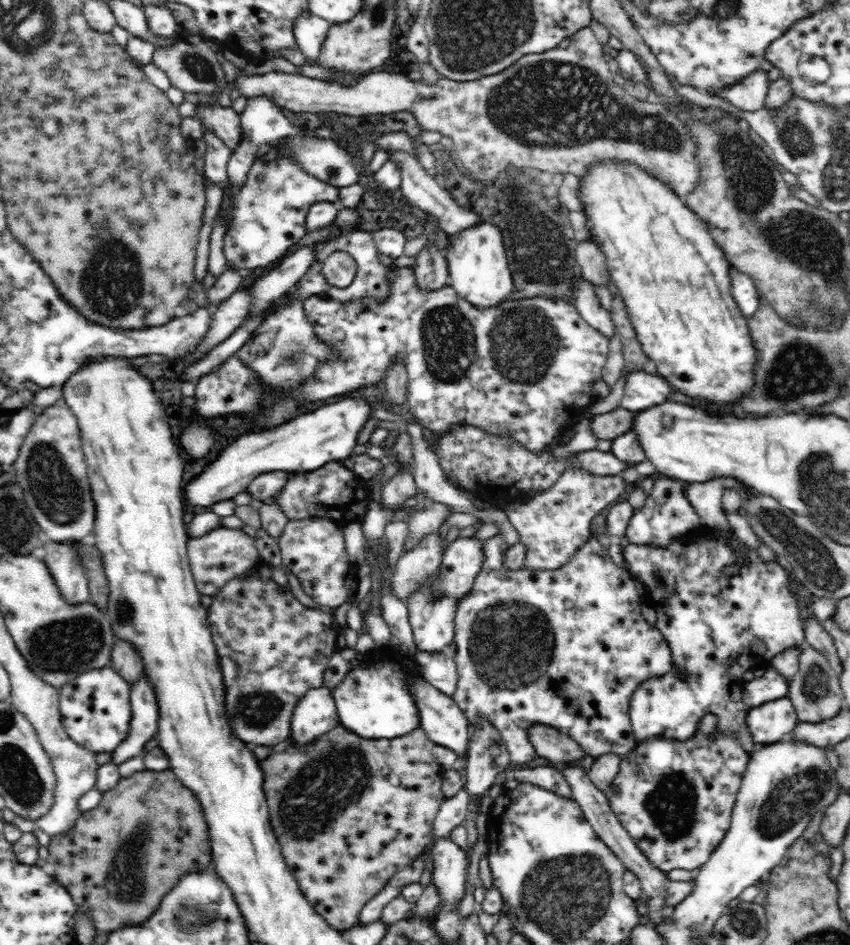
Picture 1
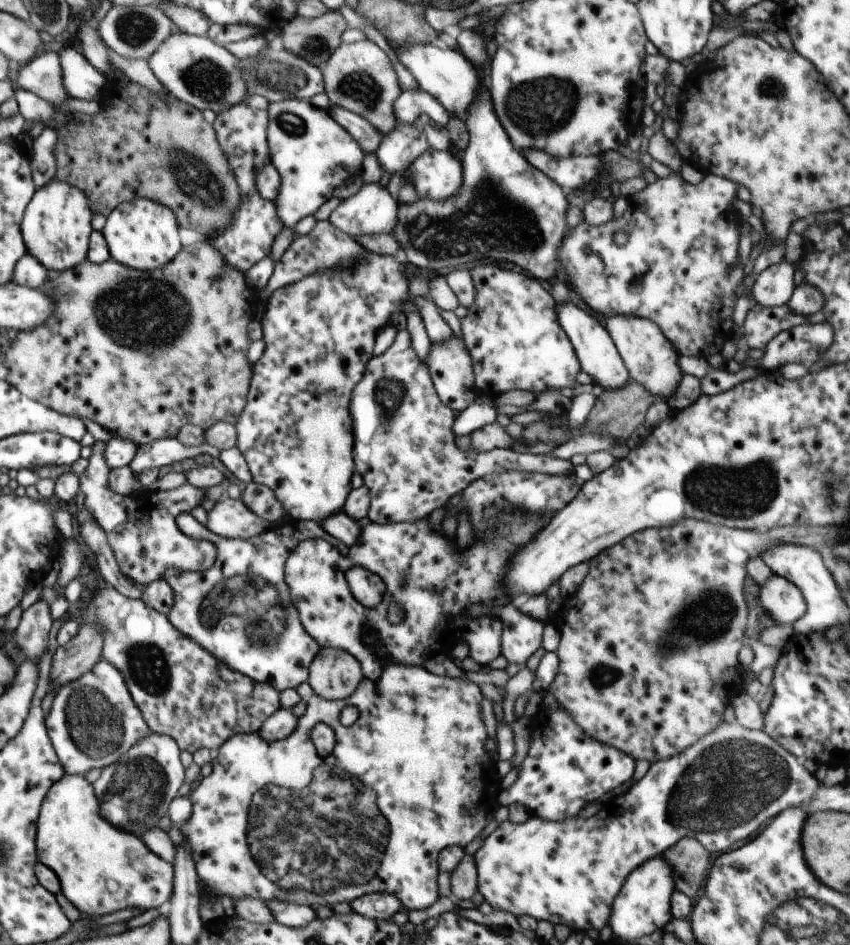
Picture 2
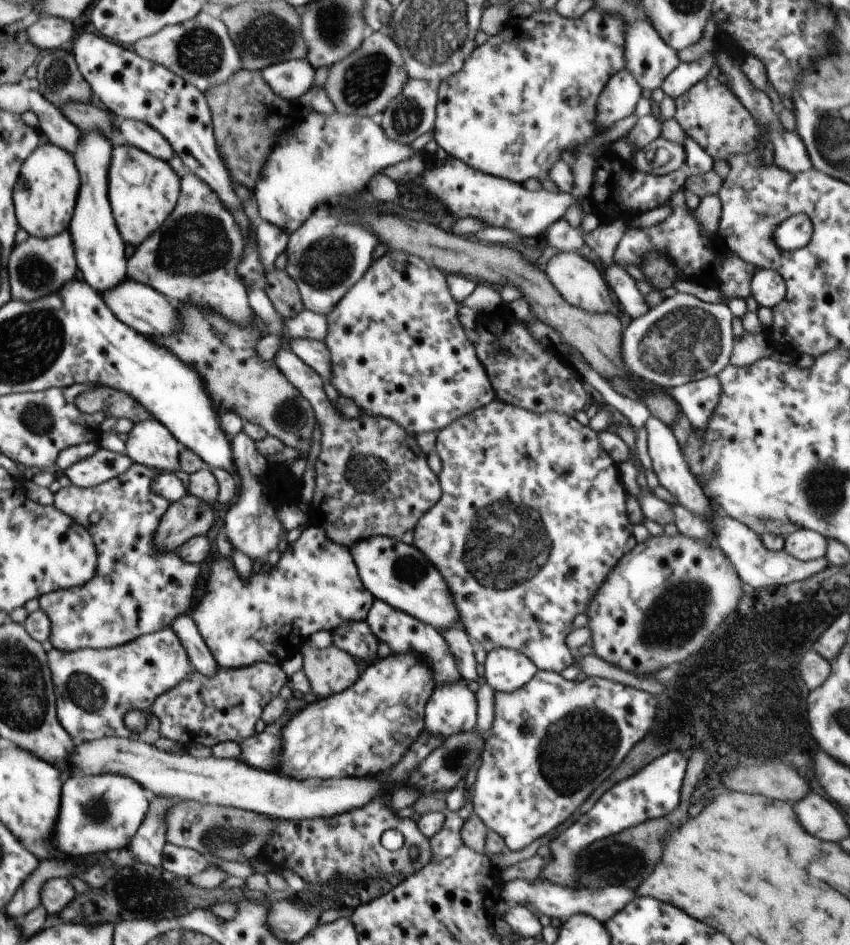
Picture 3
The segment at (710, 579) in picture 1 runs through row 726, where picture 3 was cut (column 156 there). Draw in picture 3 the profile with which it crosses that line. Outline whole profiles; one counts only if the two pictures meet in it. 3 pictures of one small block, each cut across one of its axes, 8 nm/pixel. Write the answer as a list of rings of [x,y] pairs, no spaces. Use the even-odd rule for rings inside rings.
[[[172,628],[139,636],[138,639],[131,640],[130,643],[110,649],[86,648],[70,652],[52,649],[47,652],[47,657],[57,696],[57,717],[75,742],[93,741],[102,737],[128,737],[154,745],[154,742],[160,738],[158,726],[160,726],[161,721],[159,718],[148,717],[145,729],[136,733],[128,730],[124,724],[126,712],[134,710],[134,708],[136,710],[150,710],[158,696],[173,689],[194,671],[182,641]]]

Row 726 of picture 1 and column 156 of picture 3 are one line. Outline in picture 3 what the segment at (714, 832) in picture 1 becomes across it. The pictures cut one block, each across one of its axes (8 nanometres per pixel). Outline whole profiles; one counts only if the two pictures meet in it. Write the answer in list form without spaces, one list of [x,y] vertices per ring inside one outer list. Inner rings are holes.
[[[266,661],[240,668],[218,665],[212,676],[194,670],[187,679],[158,696],[156,702],[153,702],[152,712],[163,723],[160,728],[163,735],[185,747],[188,746],[188,740],[210,747],[225,740],[240,744],[254,735],[254,726],[264,706],[279,696],[288,680],[282,666],[268,664]]]

